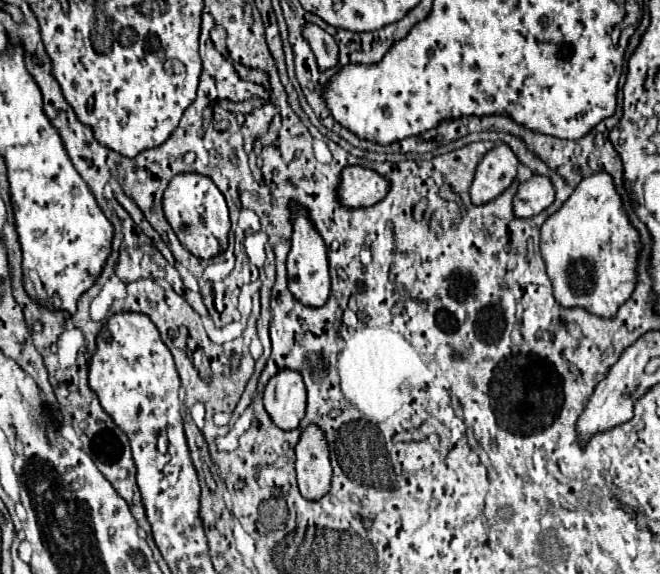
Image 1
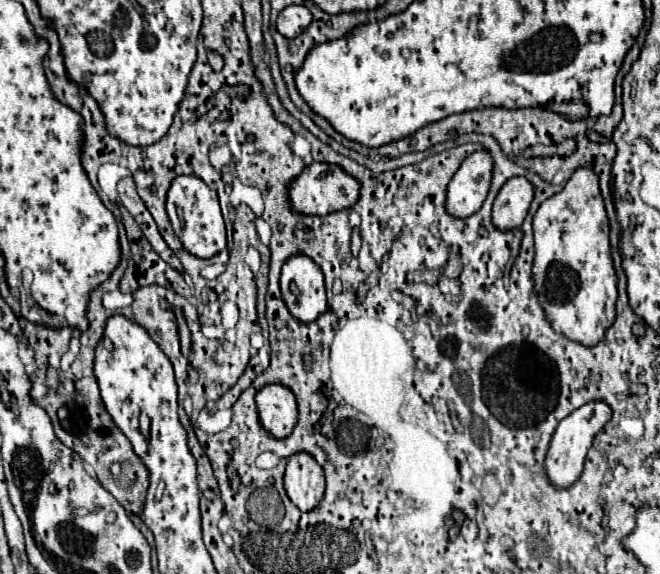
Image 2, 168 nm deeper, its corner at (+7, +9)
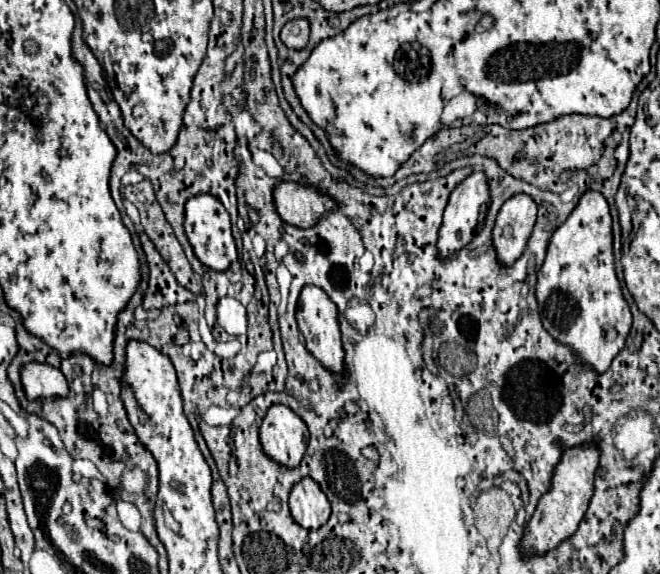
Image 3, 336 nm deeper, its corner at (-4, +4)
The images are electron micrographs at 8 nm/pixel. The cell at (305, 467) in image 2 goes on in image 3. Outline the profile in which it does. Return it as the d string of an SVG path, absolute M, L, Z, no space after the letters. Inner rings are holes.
M305 476L291 490L289 510L297 524L307 530L313 530L329 520L331 504L321 486L313 478Z

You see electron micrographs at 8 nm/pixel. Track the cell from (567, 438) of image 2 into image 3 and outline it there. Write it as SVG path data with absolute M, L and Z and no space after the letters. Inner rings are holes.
M595 440L563 450L563 456L561 456L559 464L555 466L551 486L541 496L533 518L525 526L523 550L543 554L543 552L559 546L559 542L567 540L577 530L577 526L589 506L589 500L593 496L593 478L595 478L597 466L599 466L599 446Z

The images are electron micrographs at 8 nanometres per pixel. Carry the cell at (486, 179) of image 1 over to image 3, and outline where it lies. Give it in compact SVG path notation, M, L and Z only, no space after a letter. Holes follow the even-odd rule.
M473 172L471 176L467 176L449 196L449 204L445 208L445 216L443 216L443 224L439 230L439 254L451 256L455 250L461 250L467 242L471 242L471 238L483 228L485 216L487 216L487 208L491 202L491 192L489 192L489 184L487 184L487 176L485 172Z

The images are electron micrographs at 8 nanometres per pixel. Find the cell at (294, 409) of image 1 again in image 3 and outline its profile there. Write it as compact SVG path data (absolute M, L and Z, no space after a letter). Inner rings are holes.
M275 404L267 410L261 424L261 446L265 454L283 466L297 466L305 454L307 424L289 406Z

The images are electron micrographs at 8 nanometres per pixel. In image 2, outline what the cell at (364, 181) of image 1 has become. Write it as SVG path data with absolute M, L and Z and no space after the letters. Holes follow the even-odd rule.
M312 163L304 167L304 173L300 173L300 177L292 181L292 189L288 189L288 201L292 201L292 209L304 215L328 215L340 209L348 209L358 201L358 195L360 183L340 167L326 163Z

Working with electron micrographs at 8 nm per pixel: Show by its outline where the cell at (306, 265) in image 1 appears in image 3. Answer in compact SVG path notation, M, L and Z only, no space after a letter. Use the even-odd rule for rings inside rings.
M313 284L303 286L299 302L297 302L297 324L307 340L307 350L323 362L331 372L343 372L343 346L341 346L341 334L339 334L339 322L337 322L337 306L335 302Z

